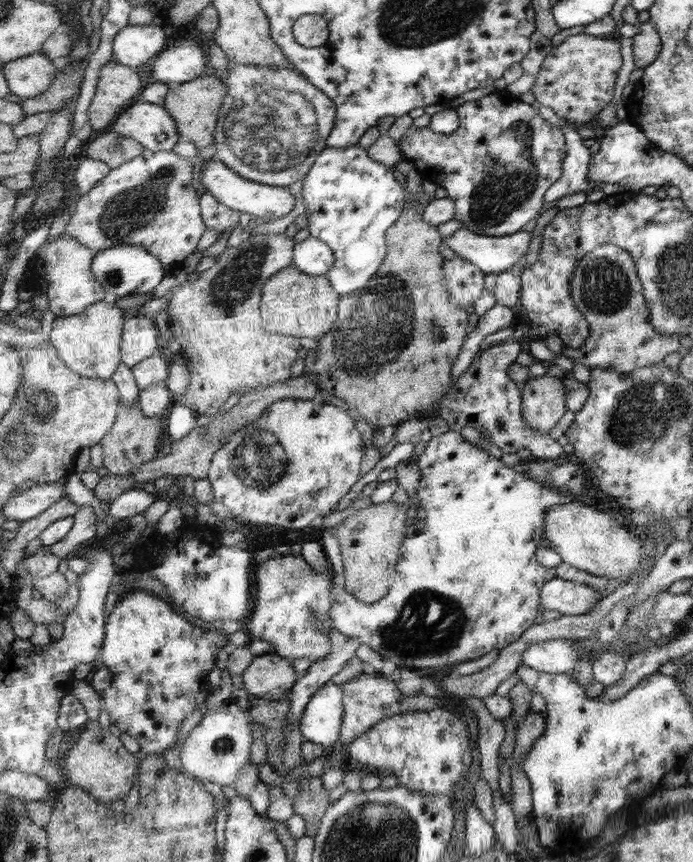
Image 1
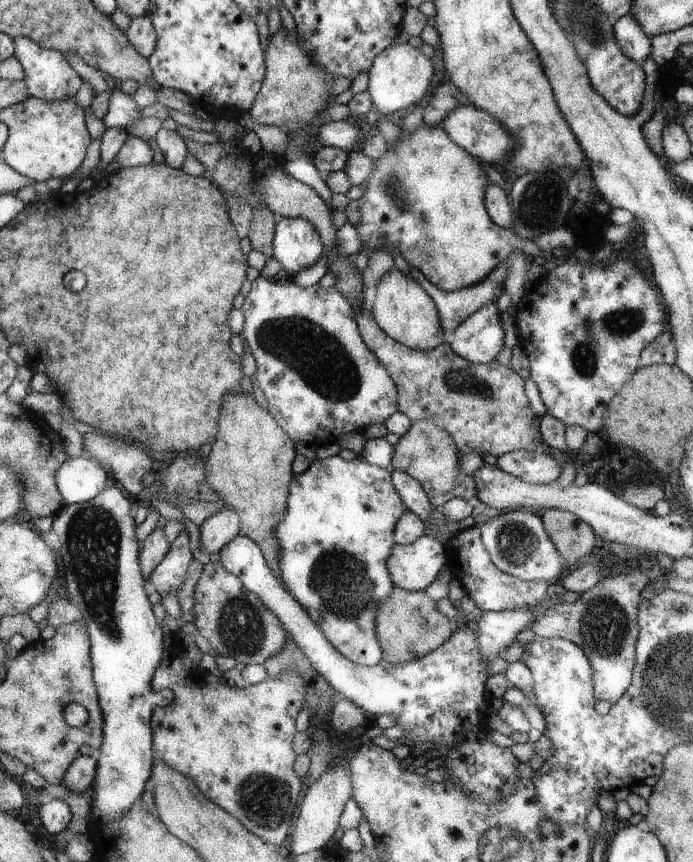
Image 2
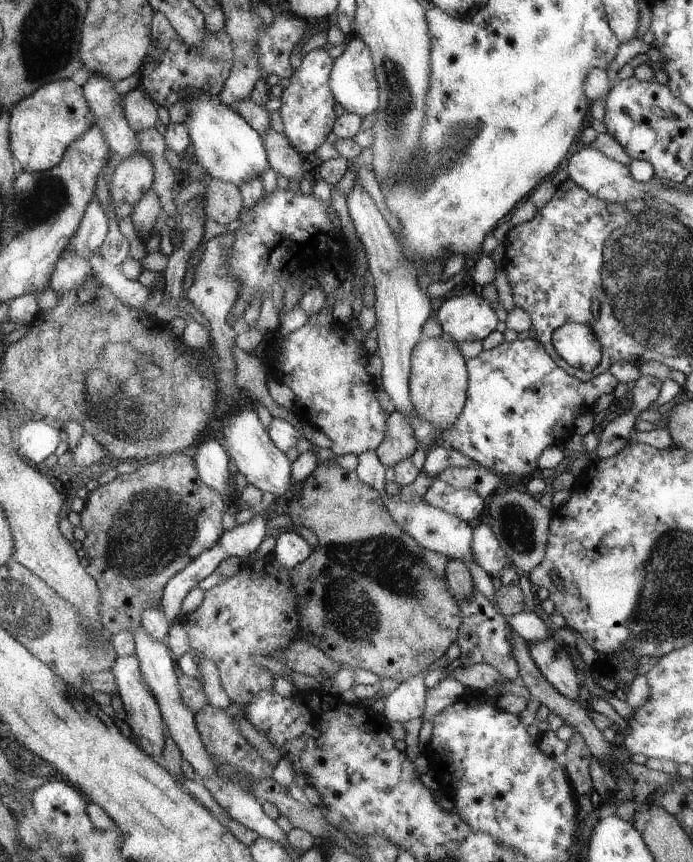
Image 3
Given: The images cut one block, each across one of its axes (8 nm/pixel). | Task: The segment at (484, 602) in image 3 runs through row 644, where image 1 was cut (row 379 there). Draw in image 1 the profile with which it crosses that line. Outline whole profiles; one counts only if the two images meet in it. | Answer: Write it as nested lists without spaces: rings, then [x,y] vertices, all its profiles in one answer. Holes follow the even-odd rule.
[[[511,340],[496,344],[484,352],[478,352],[470,367],[460,375],[457,384],[442,397],[441,411],[438,416],[444,418],[449,428],[456,432],[460,432],[462,428],[468,428],[468,426],[476,430],[483,430],[496,443],[502,453],[515,454],[518,449],[529,449],[530,453],[533,454],[533,458],[537,460],[559,461],[567,457],[563,452],[563,447],[550,436],[550,433],[535,431],[526,424],[522,414],[521,386],[513,384],[508,378],[506,369],[515,362],[521,351],[523,351],[523,346],[520,342]]]

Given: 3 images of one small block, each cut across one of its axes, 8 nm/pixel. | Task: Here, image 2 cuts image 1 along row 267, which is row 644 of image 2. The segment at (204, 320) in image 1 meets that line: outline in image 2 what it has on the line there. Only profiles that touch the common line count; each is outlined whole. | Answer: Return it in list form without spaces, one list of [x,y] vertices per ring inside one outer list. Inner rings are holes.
[[[208,562],[194,589],[193,622],[196,632],[204,637],[220,656],[230,656],[237,663],[262,665],[276,656],[288,642],[287,632],[274,612],[270,612],[258,595],[248,590],[241,578],[218,562]]]

